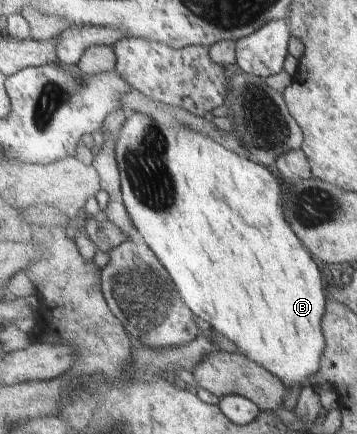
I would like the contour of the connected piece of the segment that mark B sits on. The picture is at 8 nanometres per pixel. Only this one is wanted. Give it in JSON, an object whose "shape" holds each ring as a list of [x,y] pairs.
{"shape":[[[134,113],[132,117],[127,115],[127,120],[116,137],[115,158],[121,175],[121,200],[127,206],[139,238],[144,240],[159,257],[172,277],[177,291],[184,293],[183,297],[187,304],[201,317],[203,324],[234,341],[235,345],[238,343],[236,346],[244,349],[242,351],[244,355],[276,374],[289,389],[289,393],[290,387],[294,385],[301,385],[302,388],[310,385],[311,377],[321,369],[323,351],[326,349],[326,337],[323,332],[323,317],[326,313],[324,281],[322,281],[320,266],[312,259],[311,251],[288,223],[283,208],[283,193],[288,189],[288,185],[278,179],[275,168],[241,156],[238,152],[234,153],[227,147],[222,147],[218,141],[192,131],[188,127],[184,129],[162,127],[154,119],[142,113]]]}

